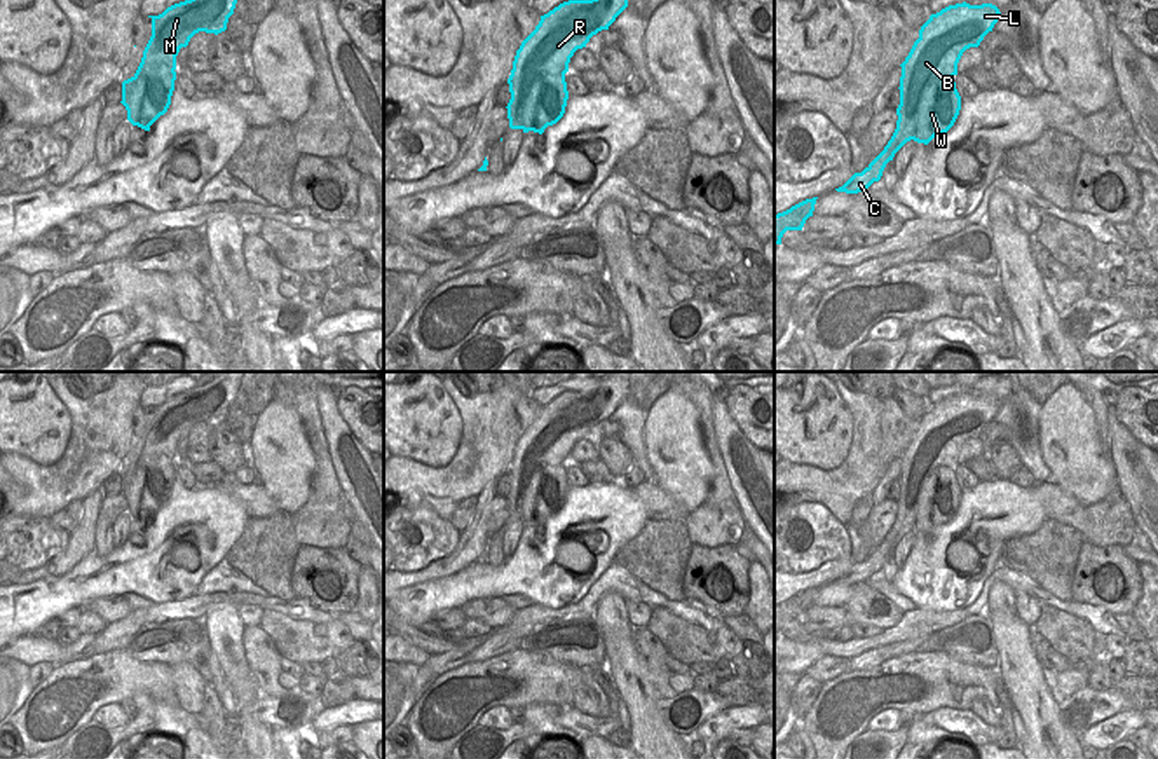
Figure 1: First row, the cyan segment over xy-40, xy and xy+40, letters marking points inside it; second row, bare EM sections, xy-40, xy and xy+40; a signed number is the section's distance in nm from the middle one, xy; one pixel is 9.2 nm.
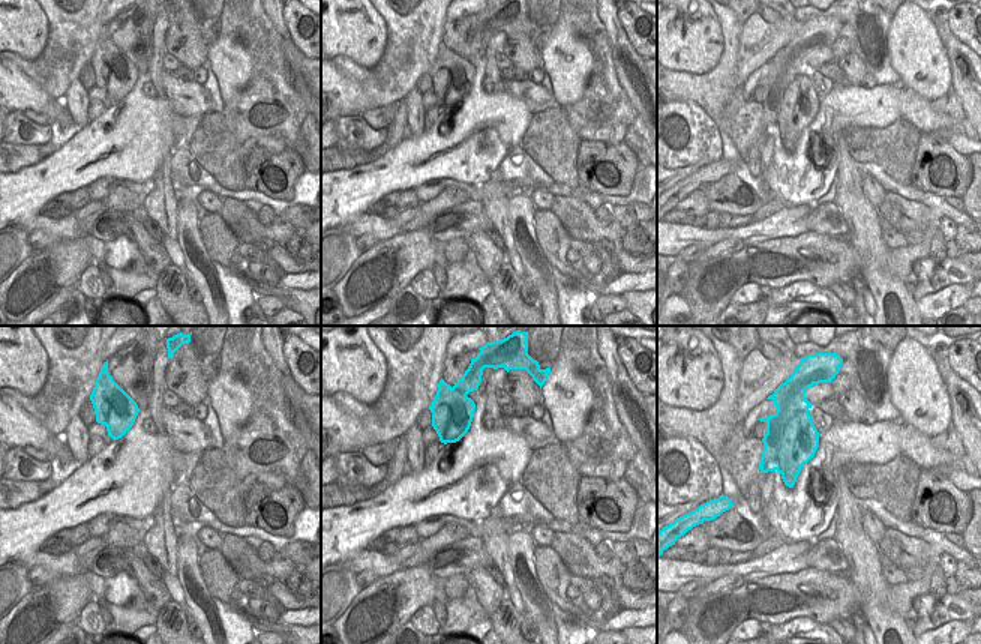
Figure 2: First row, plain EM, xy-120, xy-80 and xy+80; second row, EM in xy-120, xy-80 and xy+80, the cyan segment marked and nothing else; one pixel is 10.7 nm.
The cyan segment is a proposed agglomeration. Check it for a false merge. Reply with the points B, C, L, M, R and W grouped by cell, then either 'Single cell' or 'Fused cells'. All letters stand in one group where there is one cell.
Groups: B C L M R / W. Fused cells

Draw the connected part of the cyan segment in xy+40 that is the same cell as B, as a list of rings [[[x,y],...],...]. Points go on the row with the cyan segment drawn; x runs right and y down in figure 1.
[[[966,2],[949,5],[921,26],[919,38],[900,65],[900,105],[896,108],[896,129],[884,150],[862,171],[855,173],[837,192],[865,192],[879,181],[895,154],[914,140],[919,103],[928,82],[935,84],[940,75],[957,75],[957,63],[970,47],[978,47],[992,31],[1001,12],[992,3],[970,5]]]

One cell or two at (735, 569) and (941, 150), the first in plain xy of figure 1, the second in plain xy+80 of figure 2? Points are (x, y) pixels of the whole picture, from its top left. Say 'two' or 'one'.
one

